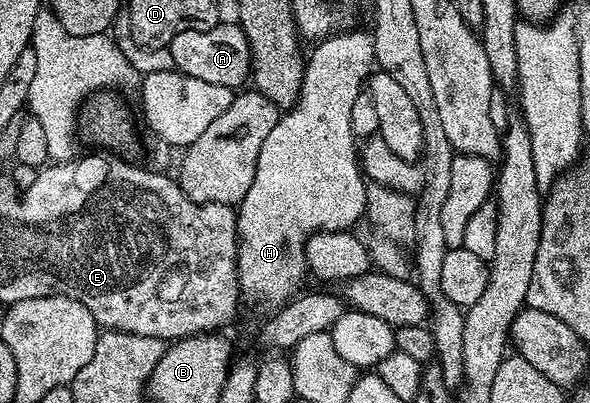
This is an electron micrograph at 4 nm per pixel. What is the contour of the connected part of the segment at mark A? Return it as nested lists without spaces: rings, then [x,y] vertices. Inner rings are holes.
[[[222,23],[211,27],[211,31],[179,31],[167,47],[167,54],[173,60],[172,68],[204,82],[223,84],[229,88],[241,87],[239,85],[247,81],[251,73],[249,44],[240,24],[232,24]]]

